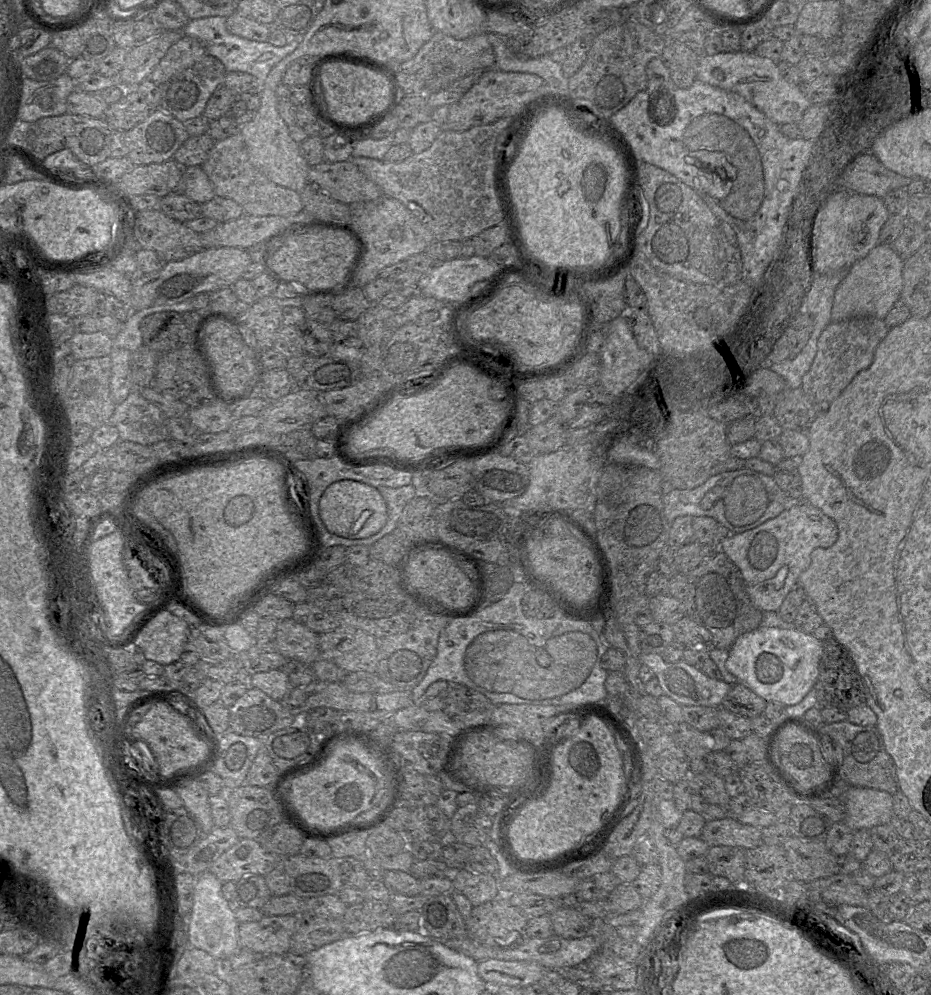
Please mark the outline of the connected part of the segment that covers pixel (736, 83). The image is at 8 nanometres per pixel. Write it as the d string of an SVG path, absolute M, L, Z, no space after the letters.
M754 51L720 52L699 57L697 79L741 95L773 122L782 125L798 123L811 106L798 84L788 82L780 73L777 62L761 57Z

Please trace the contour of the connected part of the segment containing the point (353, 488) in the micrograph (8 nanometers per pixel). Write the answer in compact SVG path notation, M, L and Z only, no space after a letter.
M341 480L324 491L319 501L319 516L330 533L346 539L364 539L385 526L387 505L376 487L359 481Z

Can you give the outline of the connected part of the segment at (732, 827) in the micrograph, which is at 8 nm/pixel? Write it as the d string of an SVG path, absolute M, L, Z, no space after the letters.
M734 816L706 821L700 838L711 846L750 850L763 843L761 829L742 823Z

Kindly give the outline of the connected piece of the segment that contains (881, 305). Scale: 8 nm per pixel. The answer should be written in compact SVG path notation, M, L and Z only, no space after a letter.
M878 244L864 258L856 261L836 288L831 309L831 322L856 317L884 320L894 304L900 300L904 261L890 245L886 244Z

